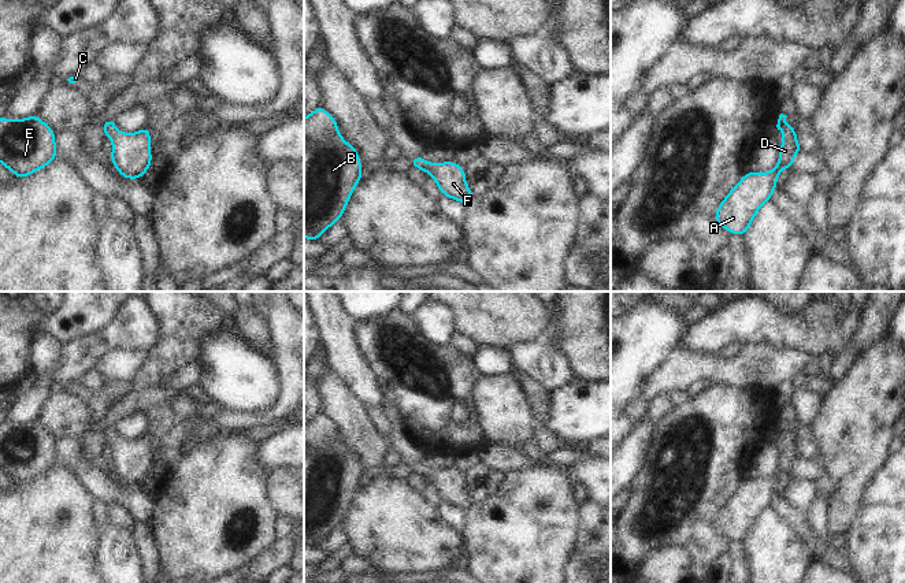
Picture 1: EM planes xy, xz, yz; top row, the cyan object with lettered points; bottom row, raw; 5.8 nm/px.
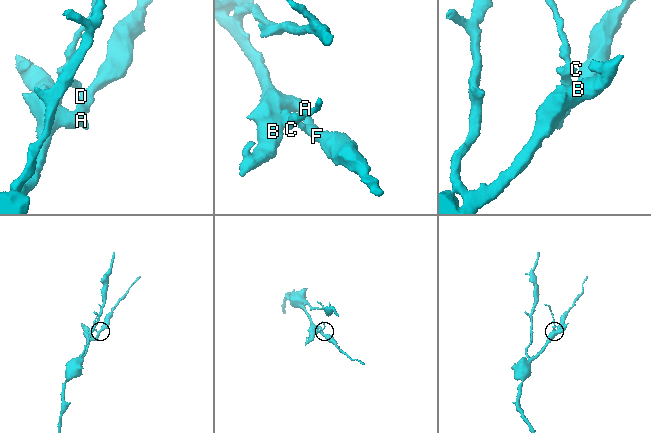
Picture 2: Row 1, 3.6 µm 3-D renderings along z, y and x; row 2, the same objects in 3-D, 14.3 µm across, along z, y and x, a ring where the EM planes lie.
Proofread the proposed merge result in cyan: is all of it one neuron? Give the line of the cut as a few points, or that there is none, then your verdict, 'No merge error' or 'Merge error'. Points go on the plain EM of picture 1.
No split. No merge error.

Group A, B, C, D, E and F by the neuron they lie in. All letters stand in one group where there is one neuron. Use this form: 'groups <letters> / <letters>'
groups A B C D E F

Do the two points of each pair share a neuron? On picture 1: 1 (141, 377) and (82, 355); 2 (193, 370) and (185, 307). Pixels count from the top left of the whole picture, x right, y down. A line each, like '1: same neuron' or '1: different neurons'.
1: different neurons
2: different neurons

